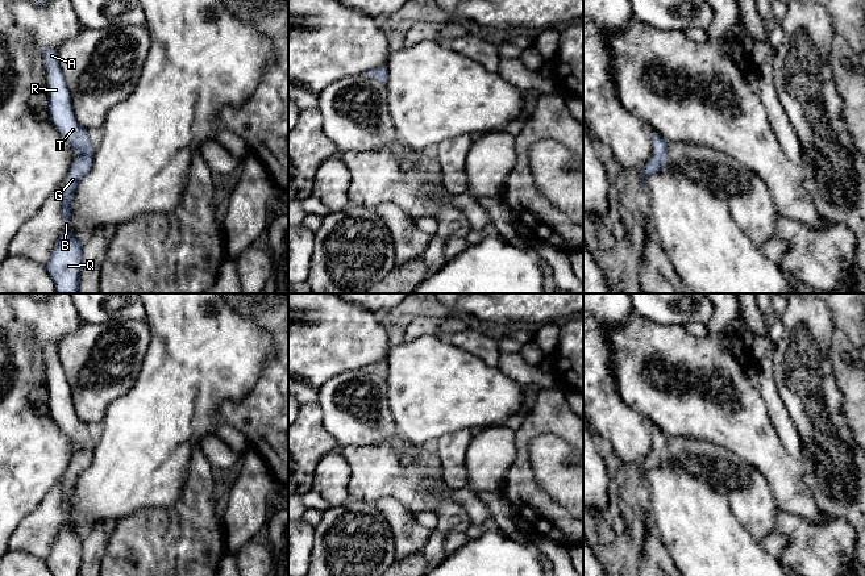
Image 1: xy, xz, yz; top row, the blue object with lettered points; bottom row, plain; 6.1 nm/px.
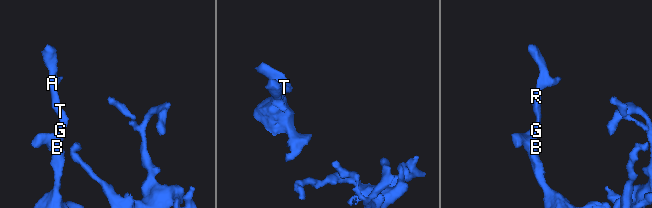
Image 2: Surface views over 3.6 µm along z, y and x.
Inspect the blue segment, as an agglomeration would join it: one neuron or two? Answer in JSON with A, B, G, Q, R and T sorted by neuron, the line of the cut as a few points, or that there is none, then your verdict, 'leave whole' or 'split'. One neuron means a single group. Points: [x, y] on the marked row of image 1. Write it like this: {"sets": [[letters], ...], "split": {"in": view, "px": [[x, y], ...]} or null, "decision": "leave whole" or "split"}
{"sets": [["A", "B", "G", "Q", "R", "T"]], "split": null, "decision": "leave whole"}

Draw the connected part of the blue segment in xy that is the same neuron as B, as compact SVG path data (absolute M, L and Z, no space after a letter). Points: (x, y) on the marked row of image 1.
M46 47L43 57L47 70L50 120L71 143L76 154L63 183L63 229L45 267L55 284L55 293L79 293L83 242L70 226L71 200L78 183L91 170L95 147L90 142L87 130L78 124L74 116L71 95L61 70L57 51Z

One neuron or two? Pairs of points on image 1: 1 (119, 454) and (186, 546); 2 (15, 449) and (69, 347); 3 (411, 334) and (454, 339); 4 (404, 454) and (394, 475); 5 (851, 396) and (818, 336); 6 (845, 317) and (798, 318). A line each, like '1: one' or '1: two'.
1: two
2: two
3: two
4: two
5: two
6: two

